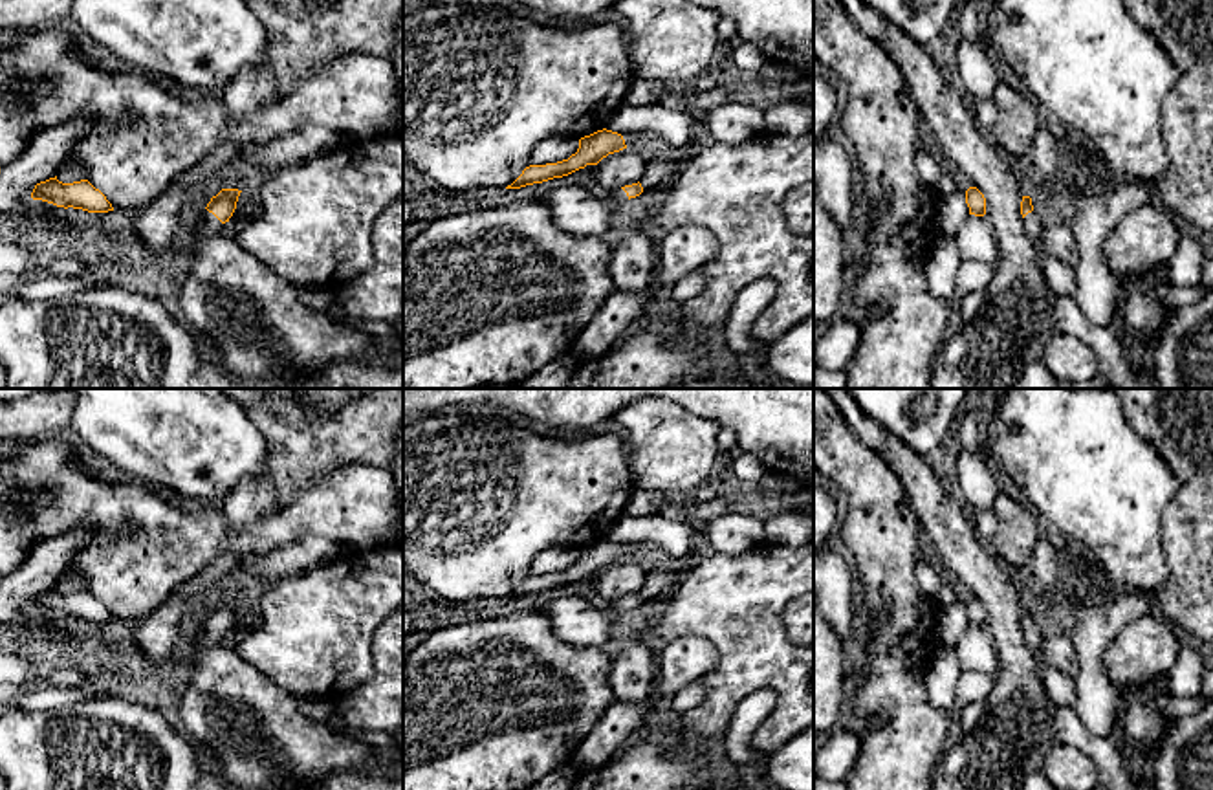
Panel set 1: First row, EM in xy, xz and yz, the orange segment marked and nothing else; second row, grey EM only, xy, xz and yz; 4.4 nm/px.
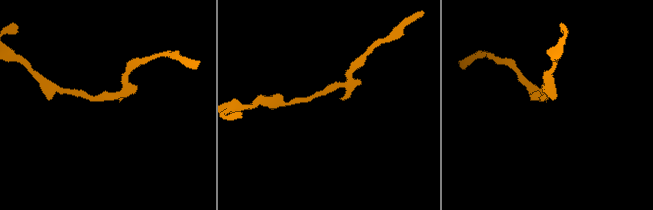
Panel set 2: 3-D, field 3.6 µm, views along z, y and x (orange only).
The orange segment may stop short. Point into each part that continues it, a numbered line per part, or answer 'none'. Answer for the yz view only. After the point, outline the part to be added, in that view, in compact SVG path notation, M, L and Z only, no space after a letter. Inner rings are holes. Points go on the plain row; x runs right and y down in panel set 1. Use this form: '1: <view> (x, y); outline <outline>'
1: yz (1060, 688); outline M1032 621L1024 629L1026 645L1032 649L1032 653L1037 658L1043 684L1048 695L1048 700L1054 706L1076 706L1076 680L1057 669L1054 669L1039 653L1039 642L1043 640L1043 632L1037 629L1037 625Z

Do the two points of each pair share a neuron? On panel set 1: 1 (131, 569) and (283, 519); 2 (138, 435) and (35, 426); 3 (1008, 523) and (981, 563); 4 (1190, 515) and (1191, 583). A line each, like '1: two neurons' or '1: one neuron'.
1: one neuron
2: two neurons
3: two neurons
4: one neuron

